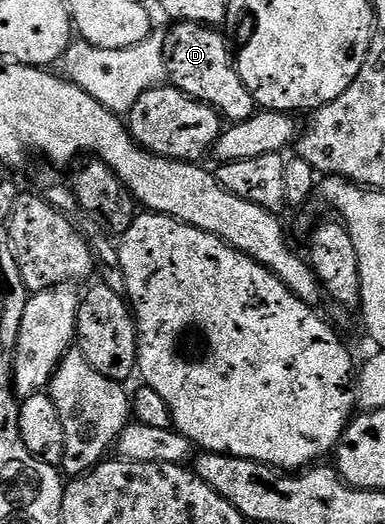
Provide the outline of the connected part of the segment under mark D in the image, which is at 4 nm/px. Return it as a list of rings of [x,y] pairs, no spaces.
[[[199,23],[172,24],[165,36],[165,74],[168,82],[177,87],[187,97],[214,107],[222,120],[230,124],[246,123],[255,114],[255,104],[243,77],[239,77],[234,52],[229,52],[220,30]]]

